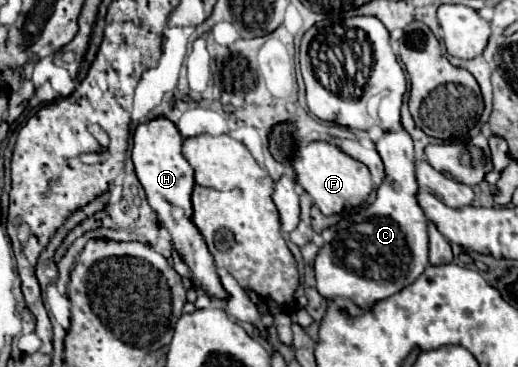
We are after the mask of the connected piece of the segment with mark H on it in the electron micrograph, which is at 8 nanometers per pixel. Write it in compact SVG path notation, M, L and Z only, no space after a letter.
M156 117L148 123L140 123L134 131L134 147L132 147L132 161L136 175L146 191L150 207L156 211L158 221L170 231L174 247L182 253L184 261L192 269L192 275L196 283L216 299L224 299L226 293L220 285L214 259L198 233L196 225L192 223L192 203L190 203L190 193L194 187L194 171L190 163L182 155L182 135L176 129L176 125L168 117Z

